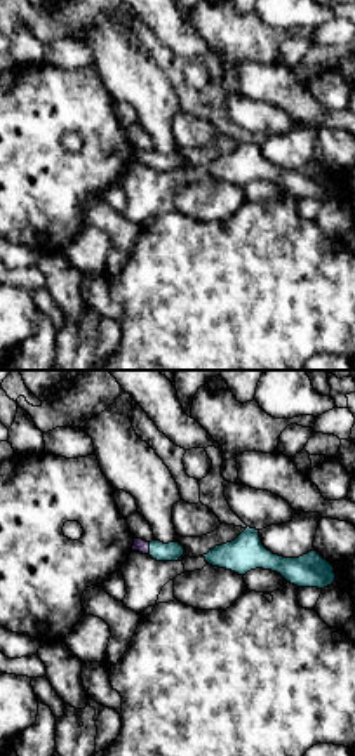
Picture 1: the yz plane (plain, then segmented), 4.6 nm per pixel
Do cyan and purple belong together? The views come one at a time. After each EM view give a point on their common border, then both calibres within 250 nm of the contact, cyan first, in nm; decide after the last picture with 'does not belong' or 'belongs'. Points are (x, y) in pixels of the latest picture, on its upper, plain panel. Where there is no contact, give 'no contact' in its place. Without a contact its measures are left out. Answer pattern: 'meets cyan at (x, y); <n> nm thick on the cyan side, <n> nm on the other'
meets cyan at (150, 160); 90 nm thick on the cyan side, 60 nm on the other

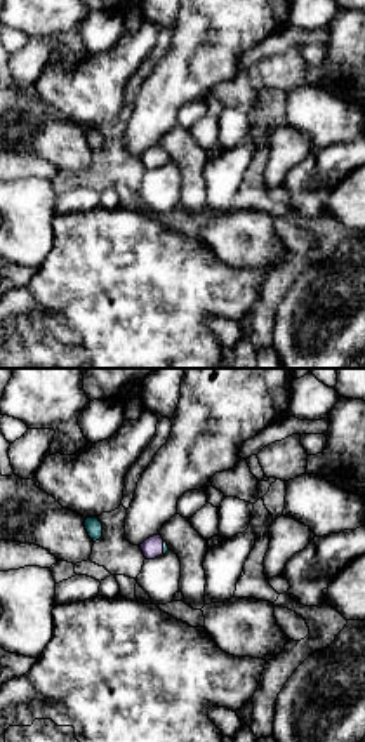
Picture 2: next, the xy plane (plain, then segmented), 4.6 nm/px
meets cyan at (164, 158); 30 nm thick on the cyan side, 100 nm on the other

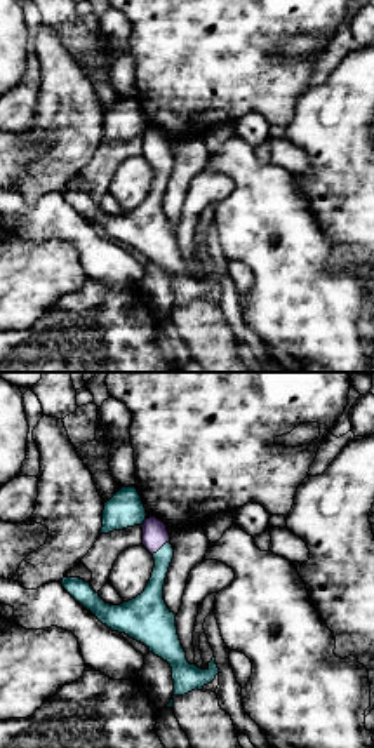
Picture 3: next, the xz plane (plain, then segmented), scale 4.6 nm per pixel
meets cyan at (162, 157); 110 nm thick on the cyan side, 120 nm on the other

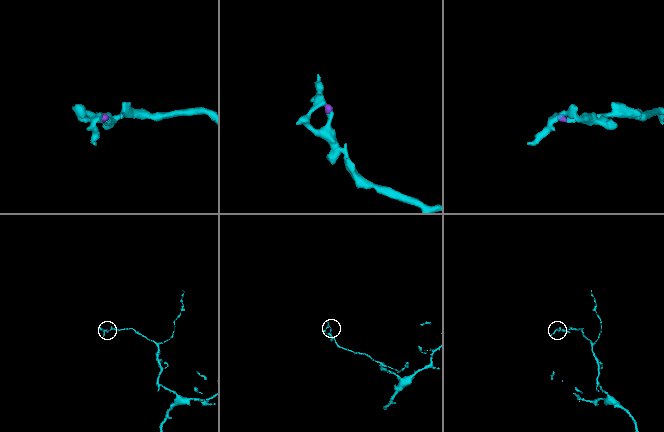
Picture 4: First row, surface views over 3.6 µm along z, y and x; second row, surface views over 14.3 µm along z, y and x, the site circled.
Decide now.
belongs

